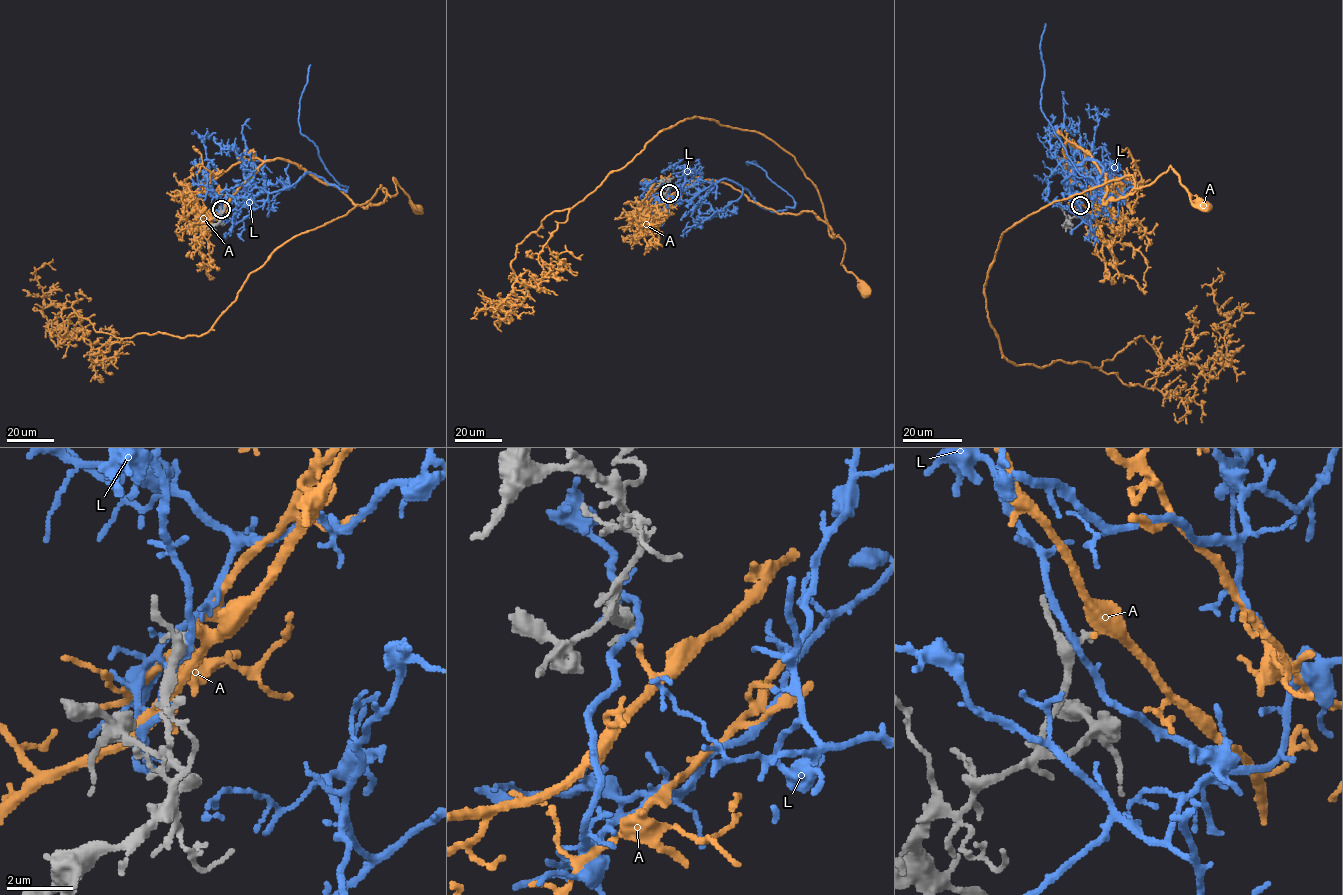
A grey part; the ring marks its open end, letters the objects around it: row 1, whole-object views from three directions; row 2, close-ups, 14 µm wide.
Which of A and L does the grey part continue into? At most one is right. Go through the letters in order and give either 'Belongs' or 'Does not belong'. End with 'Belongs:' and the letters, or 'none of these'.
A: Belongs
L: Does not belong
Belongs: A

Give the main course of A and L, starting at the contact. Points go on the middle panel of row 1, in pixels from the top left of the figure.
A: (669, 193), (712, 179), (779, 214), (813, 212), (845, 244), (842, 264), (865, 292)
L: (669, 192), (666, 207), (691, 186), (726, 178), (766, 209), (795, 206), (765, 171), (746, 162), (758, 165)

